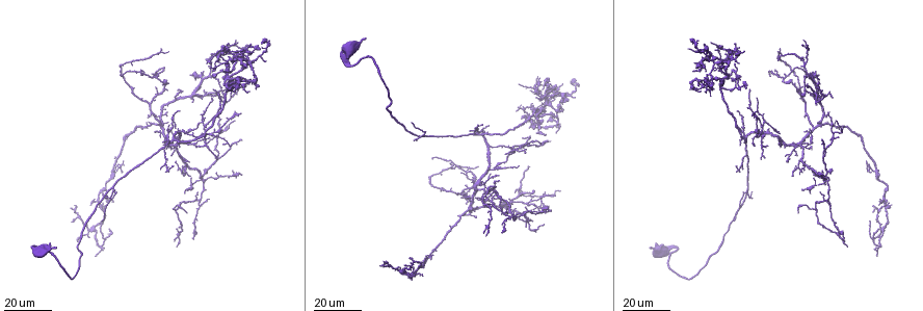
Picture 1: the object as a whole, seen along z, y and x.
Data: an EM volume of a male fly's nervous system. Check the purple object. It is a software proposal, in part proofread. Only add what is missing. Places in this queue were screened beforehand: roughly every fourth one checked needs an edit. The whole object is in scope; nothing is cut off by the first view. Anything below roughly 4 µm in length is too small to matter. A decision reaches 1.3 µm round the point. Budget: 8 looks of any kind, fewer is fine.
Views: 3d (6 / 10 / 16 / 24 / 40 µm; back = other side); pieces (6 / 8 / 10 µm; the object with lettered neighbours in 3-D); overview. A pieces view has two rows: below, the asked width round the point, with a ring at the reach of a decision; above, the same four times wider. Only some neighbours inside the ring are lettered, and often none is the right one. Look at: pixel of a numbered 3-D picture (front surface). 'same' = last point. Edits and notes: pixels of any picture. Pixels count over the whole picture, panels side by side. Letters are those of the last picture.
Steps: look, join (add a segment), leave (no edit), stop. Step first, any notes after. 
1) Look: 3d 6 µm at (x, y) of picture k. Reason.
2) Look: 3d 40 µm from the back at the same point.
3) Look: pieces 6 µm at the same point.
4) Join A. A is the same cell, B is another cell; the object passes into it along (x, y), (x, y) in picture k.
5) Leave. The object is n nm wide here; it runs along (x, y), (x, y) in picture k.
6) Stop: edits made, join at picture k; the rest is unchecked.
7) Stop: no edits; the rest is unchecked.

Look: 3d 24 µm at (811, 75) of picture 1. Long arm stops here.

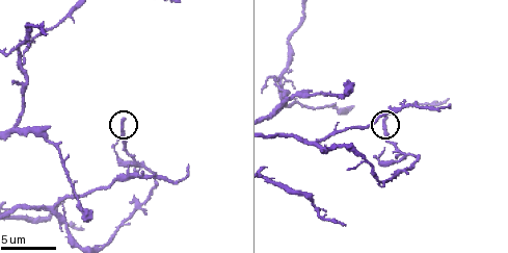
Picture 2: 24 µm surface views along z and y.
Look: 3d 10 µm at (387, 117) of picture 2. Closer look.

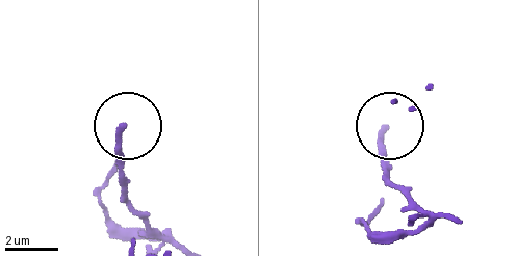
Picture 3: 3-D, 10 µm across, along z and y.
Look: pieces 10 µm at (123, 128) of picture 3.

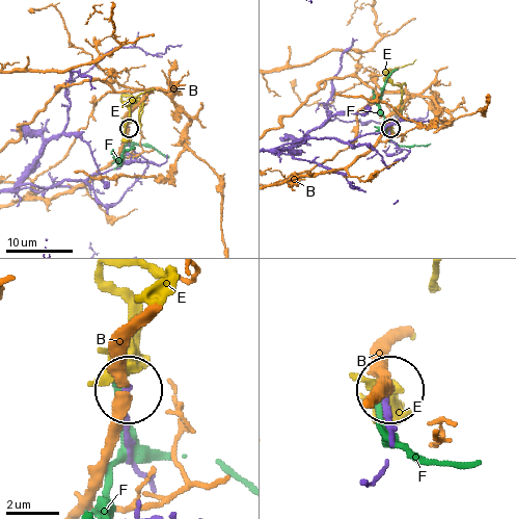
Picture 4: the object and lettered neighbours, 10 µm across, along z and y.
Leave. B, E and F are other cells; it runs along (395, 438), (388, 393) in picture 4; no lettered segment goes on from it.

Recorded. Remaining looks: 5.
Look: pieces 10 µm at (14, 81) of picture 2. An open end.

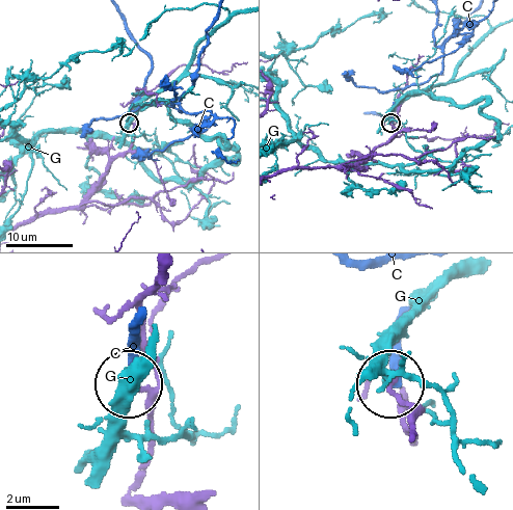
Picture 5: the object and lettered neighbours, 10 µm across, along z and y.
Leave. The object is 170 nm wide here; C and G are other cells; it runs along (411, 432), (409, 405), (394, 387) in picture 5; none of them fits.

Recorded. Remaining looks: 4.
Look: 3d 24 µm at (778, 58) of picture 1. Branch stops here.

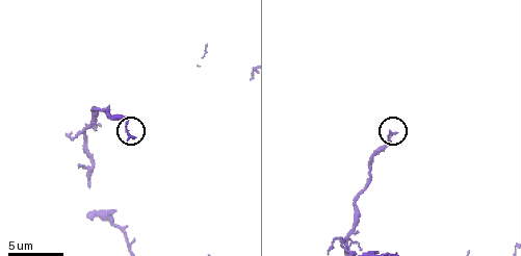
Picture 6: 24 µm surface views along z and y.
Look: pieces 10 µm at (132, 137) of picture 6. What lies round it.

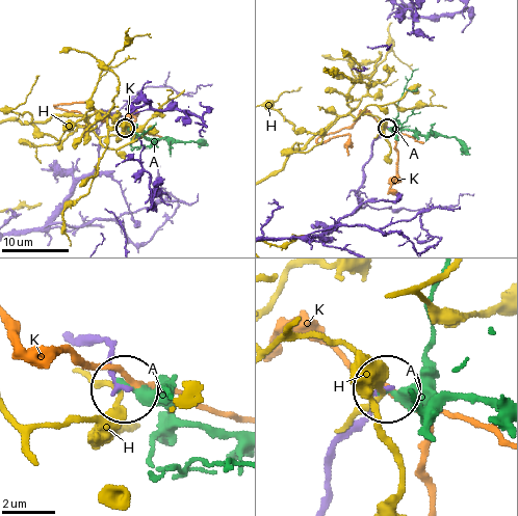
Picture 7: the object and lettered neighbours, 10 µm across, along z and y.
Leave. A, H and K are other cells; it runs along (69, 333), (101, 342), (125, 384) in picture 7; no lettered segment goes on from it.

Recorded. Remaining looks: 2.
Look: 3d 16 µm at (703, 66) of picture 1. An open end.

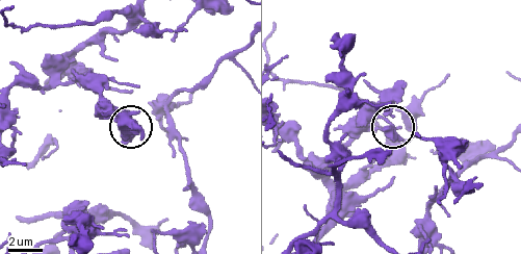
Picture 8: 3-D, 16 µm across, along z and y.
Look: pieces 6 µm at (387, 128) of picture 8.

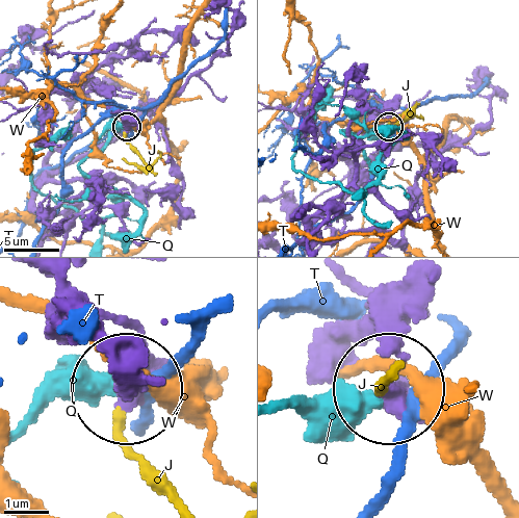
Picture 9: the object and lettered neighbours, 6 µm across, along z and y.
Leave. J, Q, T and W are other cells; none of them fits.

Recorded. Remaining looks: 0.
Stop: no edits; the rest is unchecked.

